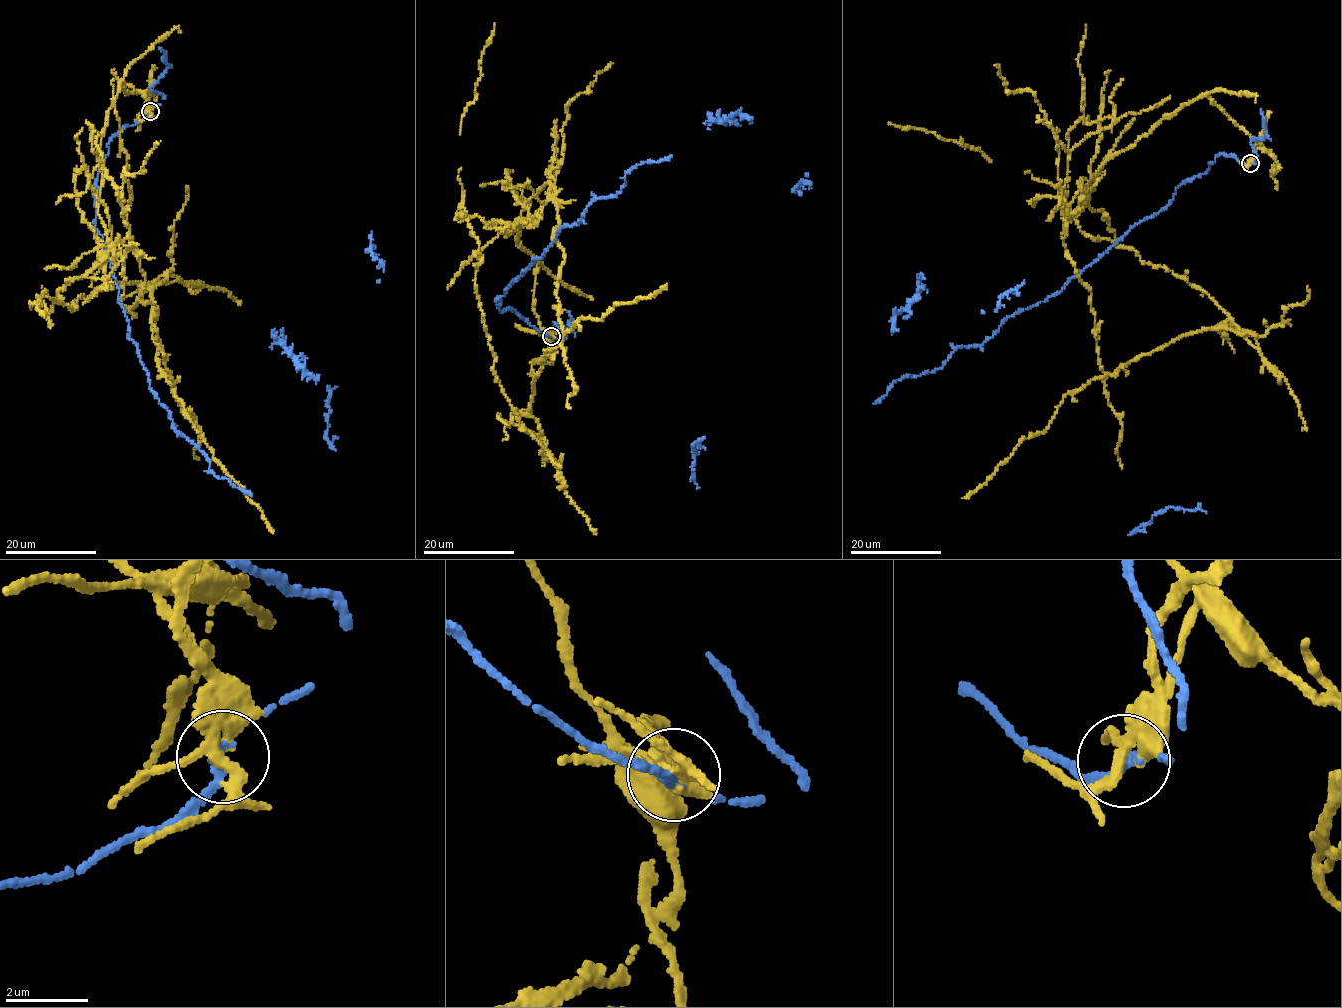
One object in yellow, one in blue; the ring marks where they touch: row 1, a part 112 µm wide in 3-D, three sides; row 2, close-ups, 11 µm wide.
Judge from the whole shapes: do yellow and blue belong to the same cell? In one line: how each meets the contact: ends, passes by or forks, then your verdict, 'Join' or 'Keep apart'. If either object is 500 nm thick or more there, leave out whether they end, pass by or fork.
At the ring yellow forks. At the ring blue ends. Keep apart

